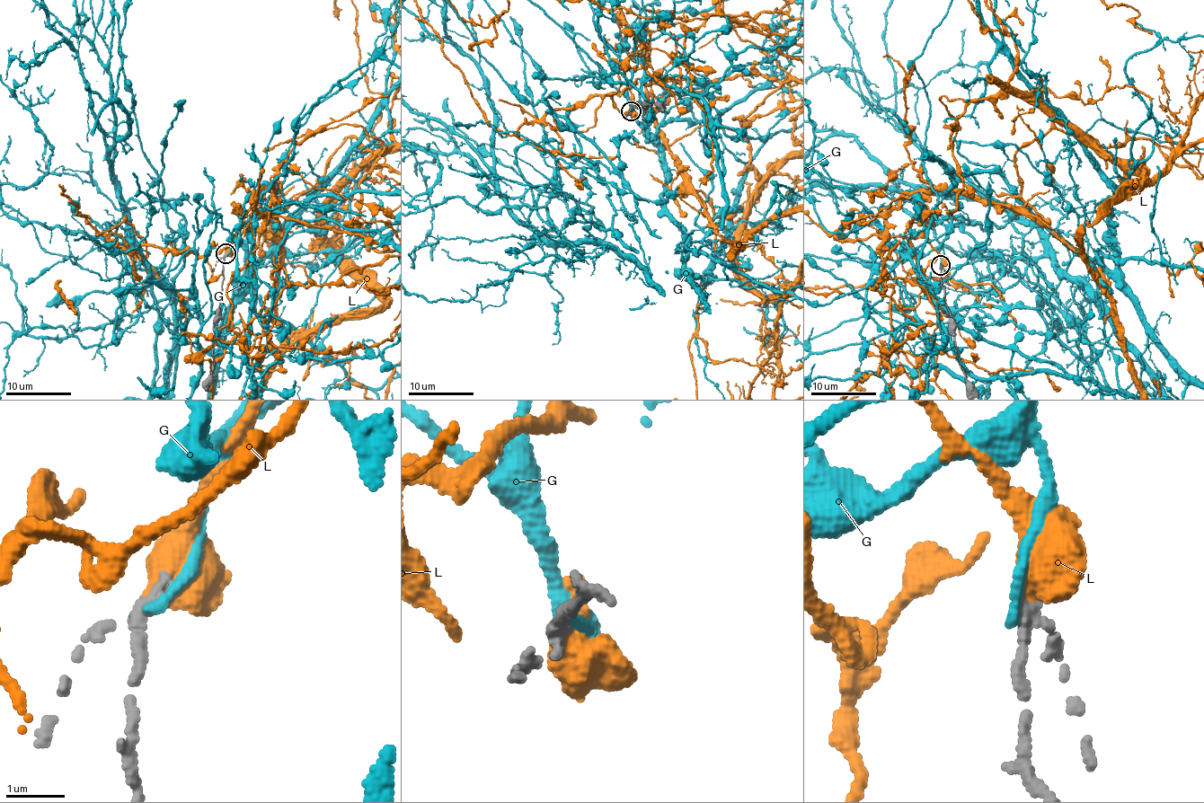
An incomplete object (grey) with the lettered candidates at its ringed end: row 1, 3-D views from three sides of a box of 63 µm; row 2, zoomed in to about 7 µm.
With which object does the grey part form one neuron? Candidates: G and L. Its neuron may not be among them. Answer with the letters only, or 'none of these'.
L

